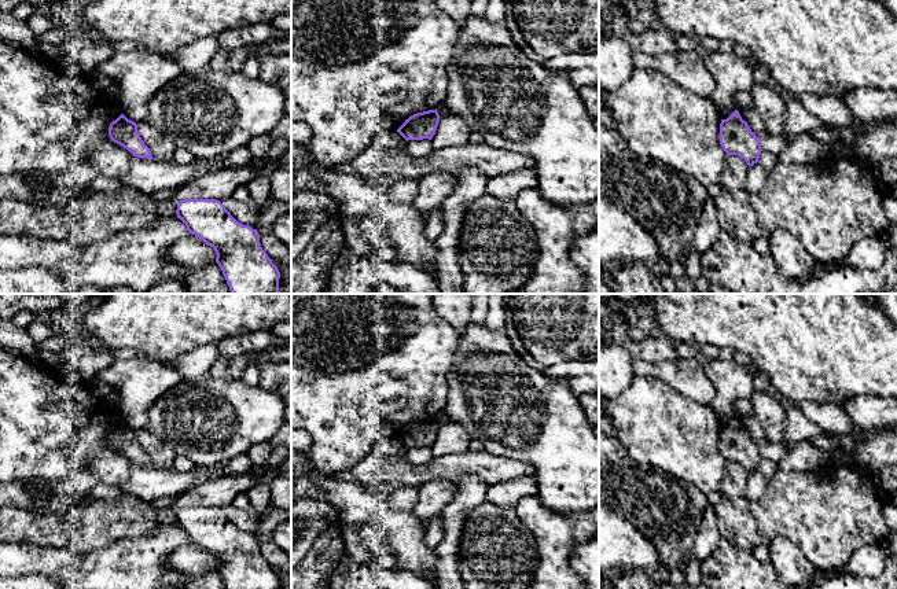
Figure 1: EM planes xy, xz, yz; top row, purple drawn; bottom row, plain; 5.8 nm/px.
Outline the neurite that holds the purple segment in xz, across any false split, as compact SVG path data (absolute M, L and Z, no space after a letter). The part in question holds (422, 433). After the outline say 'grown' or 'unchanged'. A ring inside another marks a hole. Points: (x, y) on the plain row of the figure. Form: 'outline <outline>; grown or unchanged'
outline M429 417L411 423L405 430L397 437L397 439L408 448L431 448L435 442L440 430L440 421L435 417Z; unchanged

